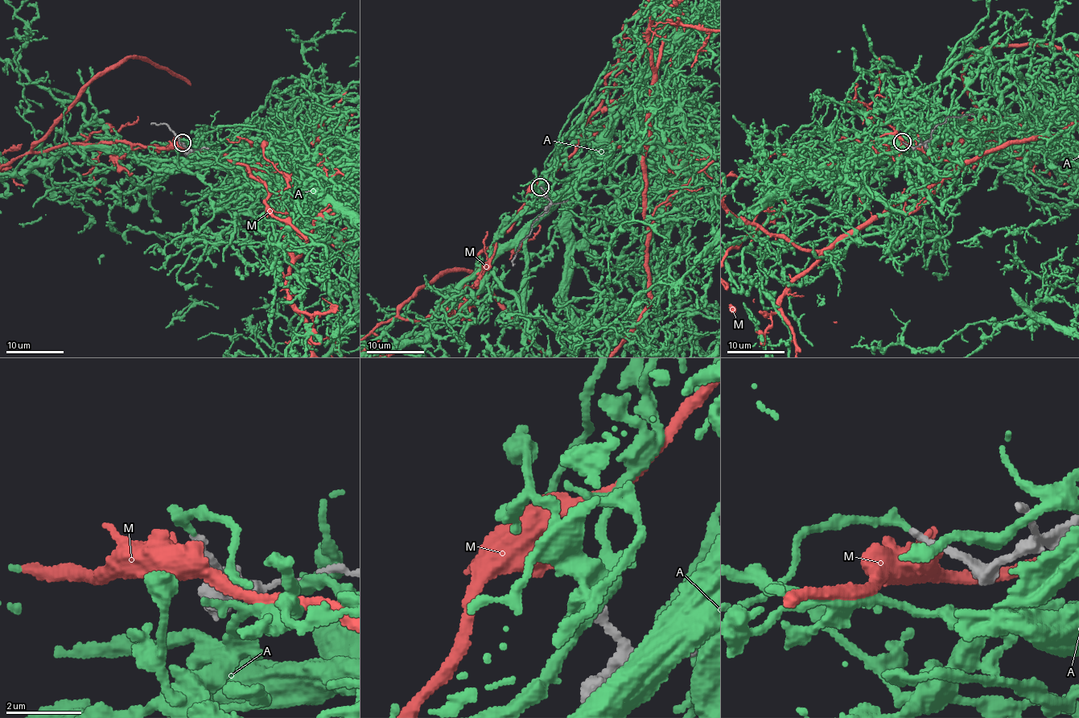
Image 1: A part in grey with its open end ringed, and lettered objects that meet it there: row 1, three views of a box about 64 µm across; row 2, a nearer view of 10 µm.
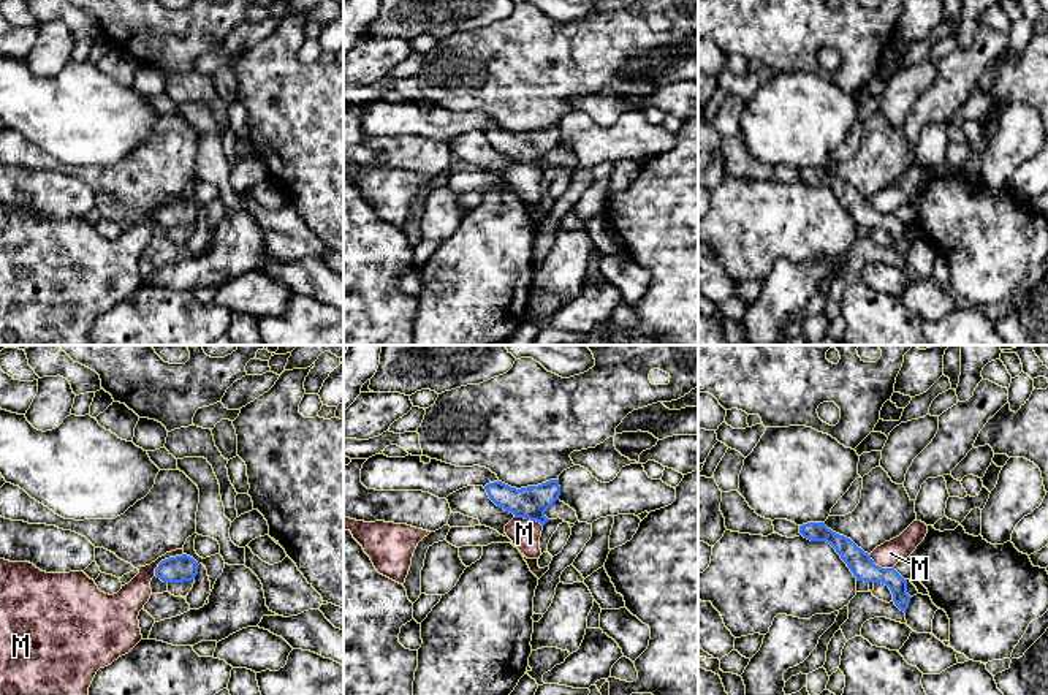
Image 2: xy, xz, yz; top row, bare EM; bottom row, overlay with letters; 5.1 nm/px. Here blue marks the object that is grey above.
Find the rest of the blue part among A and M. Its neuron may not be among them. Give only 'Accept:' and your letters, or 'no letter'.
Accept: A

